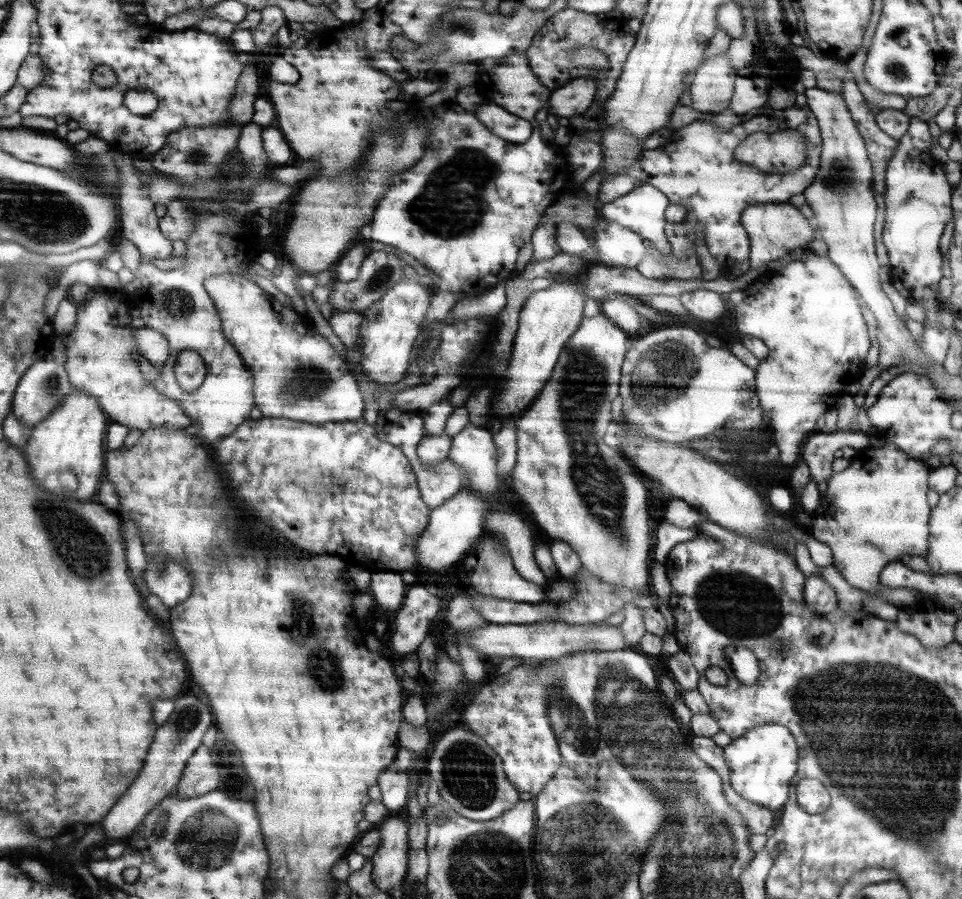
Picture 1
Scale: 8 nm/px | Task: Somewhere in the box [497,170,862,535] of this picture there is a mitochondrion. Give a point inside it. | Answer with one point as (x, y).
(656, 373)

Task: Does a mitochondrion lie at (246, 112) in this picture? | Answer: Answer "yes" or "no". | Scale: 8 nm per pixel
no

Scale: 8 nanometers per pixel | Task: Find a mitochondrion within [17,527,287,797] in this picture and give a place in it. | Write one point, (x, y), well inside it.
(184, 721)

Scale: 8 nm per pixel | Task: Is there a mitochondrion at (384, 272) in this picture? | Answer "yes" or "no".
yes

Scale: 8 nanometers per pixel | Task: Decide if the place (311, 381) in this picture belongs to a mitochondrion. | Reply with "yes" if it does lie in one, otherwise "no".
yes

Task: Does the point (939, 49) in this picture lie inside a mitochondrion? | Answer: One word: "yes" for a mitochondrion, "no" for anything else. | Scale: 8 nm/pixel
no

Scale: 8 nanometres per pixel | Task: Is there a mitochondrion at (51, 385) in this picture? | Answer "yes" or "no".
yes

